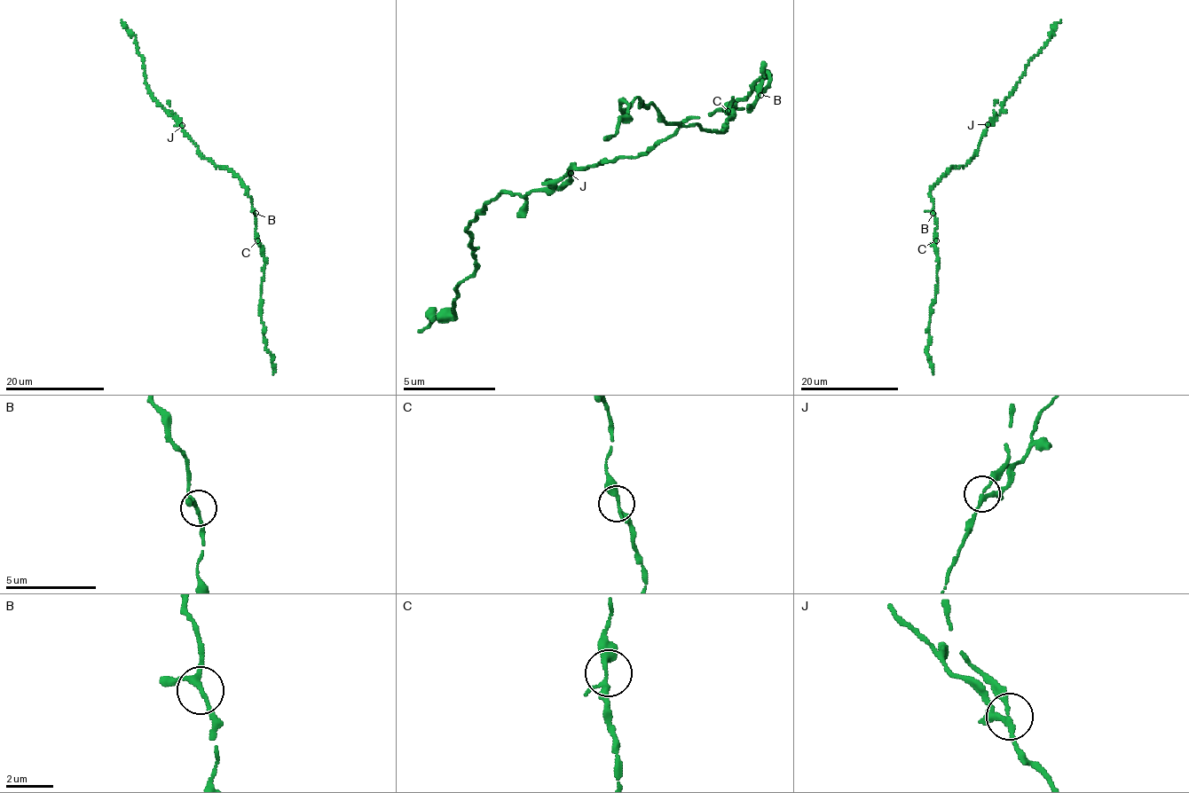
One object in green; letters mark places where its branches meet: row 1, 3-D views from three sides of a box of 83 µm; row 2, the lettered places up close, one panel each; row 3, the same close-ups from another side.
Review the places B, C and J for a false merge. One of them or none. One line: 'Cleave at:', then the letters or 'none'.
Cleave at: J

